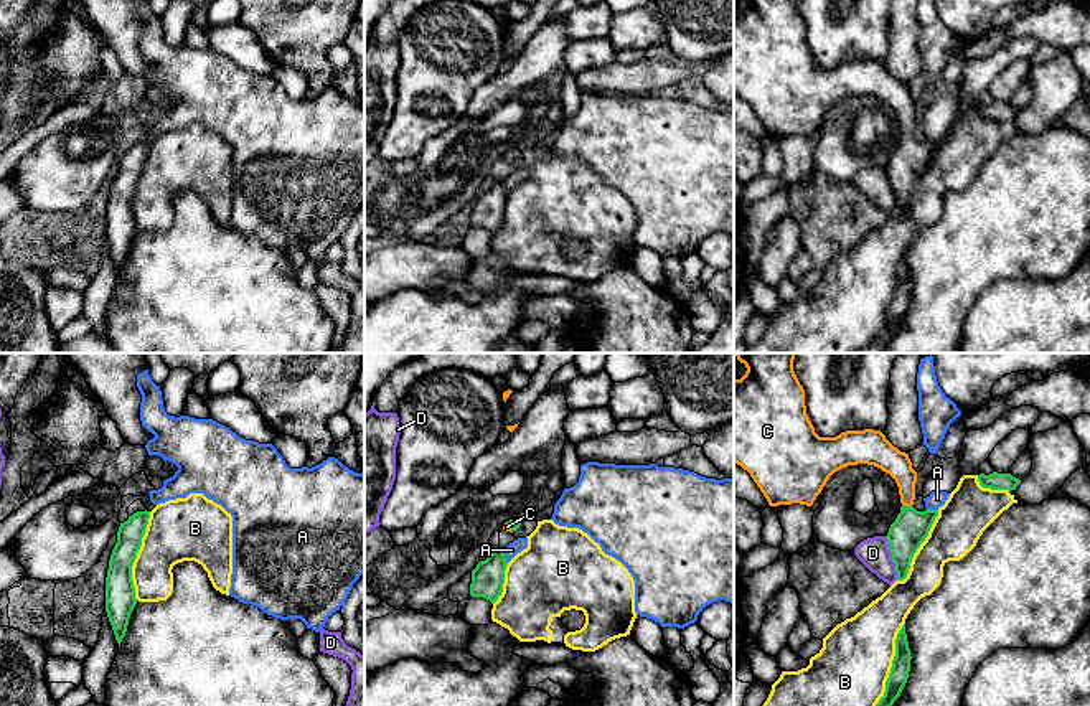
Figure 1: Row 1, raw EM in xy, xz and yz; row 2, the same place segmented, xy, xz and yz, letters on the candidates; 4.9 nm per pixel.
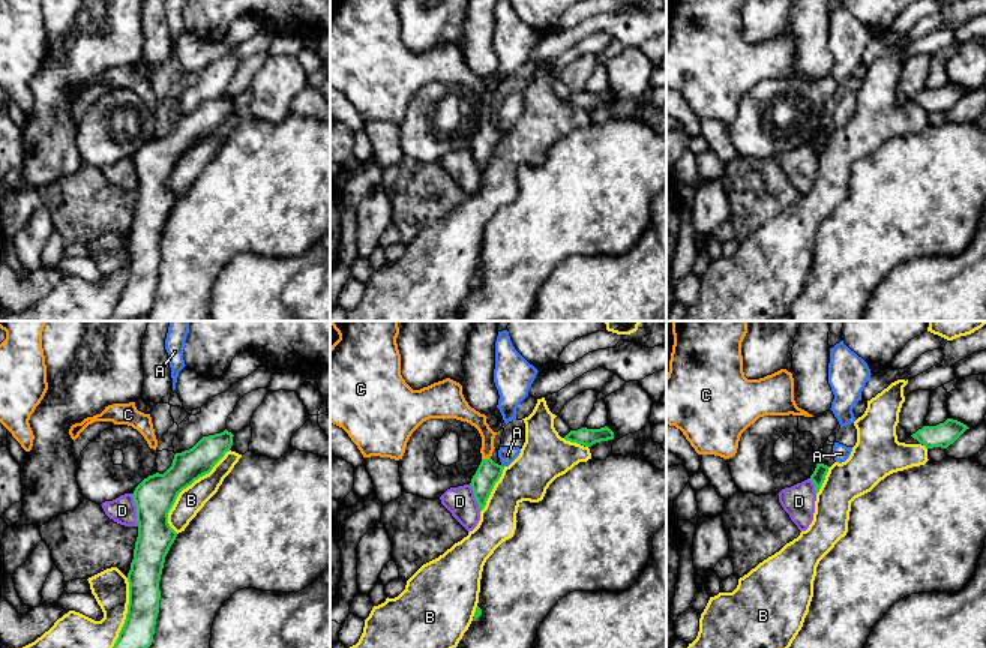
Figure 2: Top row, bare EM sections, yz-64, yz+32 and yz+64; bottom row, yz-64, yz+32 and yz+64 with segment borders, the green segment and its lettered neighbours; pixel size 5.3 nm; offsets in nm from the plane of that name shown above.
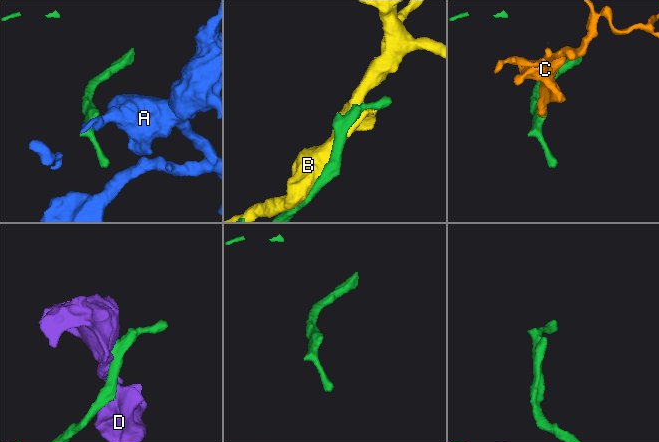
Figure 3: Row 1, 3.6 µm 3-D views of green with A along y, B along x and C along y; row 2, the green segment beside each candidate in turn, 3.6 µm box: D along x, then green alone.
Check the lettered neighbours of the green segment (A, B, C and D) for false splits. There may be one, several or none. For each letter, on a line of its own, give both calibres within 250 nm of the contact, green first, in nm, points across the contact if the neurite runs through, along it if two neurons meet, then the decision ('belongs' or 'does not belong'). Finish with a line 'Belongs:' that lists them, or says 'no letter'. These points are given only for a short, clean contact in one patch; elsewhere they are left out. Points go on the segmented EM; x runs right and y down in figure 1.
A: 160/70 nm | does not belong
B: 140/300 nm | does not belong
C: 170/140 nm | across yz (911, 528), (907, 507), (906, 477), (889, 459) | belongs
D: 170/150 nm | along yz (884, 536), (897, 579) | does not belong
Belongs: C

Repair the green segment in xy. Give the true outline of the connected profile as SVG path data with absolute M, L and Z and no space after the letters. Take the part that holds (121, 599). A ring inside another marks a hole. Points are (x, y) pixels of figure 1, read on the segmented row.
M137 511L120 523L117 543L109 559L106 577L106 612L120 647L130 614L137 604L132 581L132 566L142 546L150 511Z

